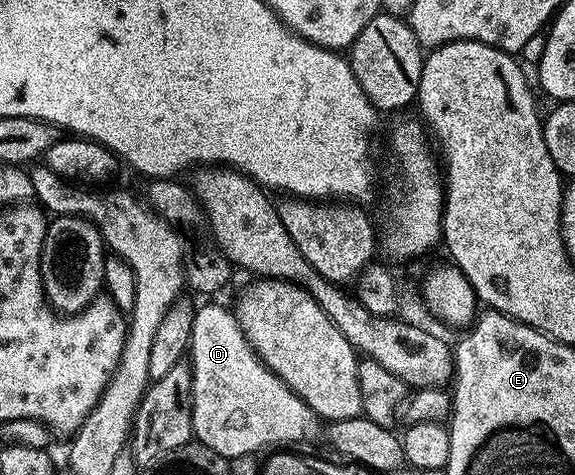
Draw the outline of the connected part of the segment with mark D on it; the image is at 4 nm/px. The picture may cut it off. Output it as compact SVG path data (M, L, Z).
M205 302L201 309L193 312L193 332L187 351L193 373L192 435L215 454L226 458L248 452L257 454L260 448L269 450L274 446L296 445L293 443L304 438L309 423L314 423L313 412L258 358L236 315L221 304L209 303L213 302Z

